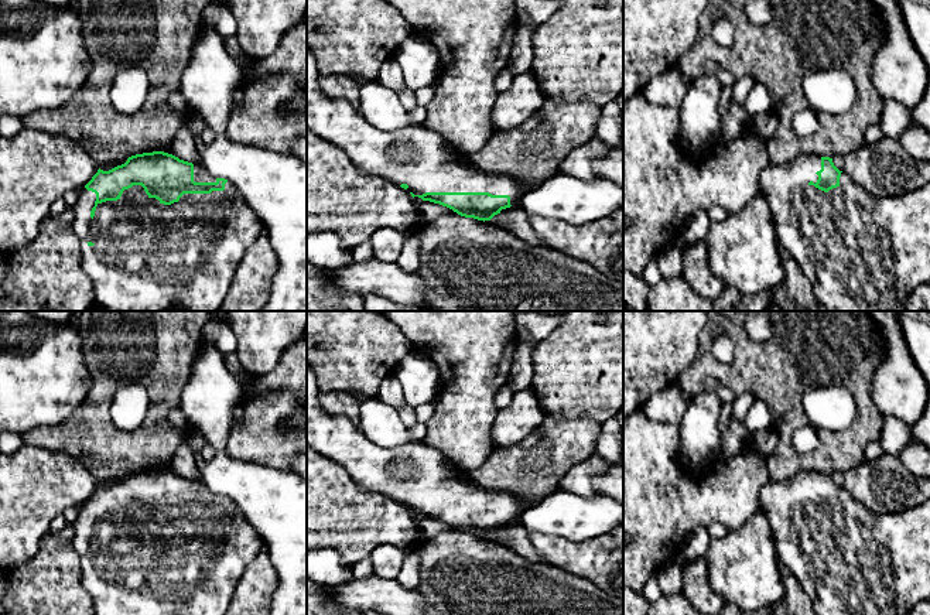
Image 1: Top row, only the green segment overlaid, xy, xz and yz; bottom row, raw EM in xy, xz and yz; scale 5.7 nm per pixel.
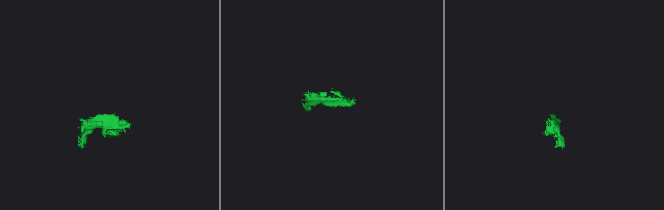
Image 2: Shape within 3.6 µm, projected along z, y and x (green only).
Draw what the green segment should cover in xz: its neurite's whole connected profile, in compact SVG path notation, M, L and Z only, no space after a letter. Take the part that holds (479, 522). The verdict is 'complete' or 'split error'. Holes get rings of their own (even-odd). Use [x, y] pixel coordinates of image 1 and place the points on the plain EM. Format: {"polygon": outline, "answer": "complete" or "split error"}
{"polygon": "M307 362L307 445L336 462L363 491L373 491L407 506L411 513L440 520L465 534L490 537L502 526L520 522L533 503L489 491L455 476L449 459L424 443L384 448L370 441L346 416L326 414L318 402L317 376Z", "answer": "split error"}

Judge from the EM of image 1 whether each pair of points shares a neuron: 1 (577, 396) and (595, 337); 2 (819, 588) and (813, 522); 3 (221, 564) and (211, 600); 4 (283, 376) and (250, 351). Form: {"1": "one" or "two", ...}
{"1": "one", "2": "one", "3": "one", "4": "two"}

